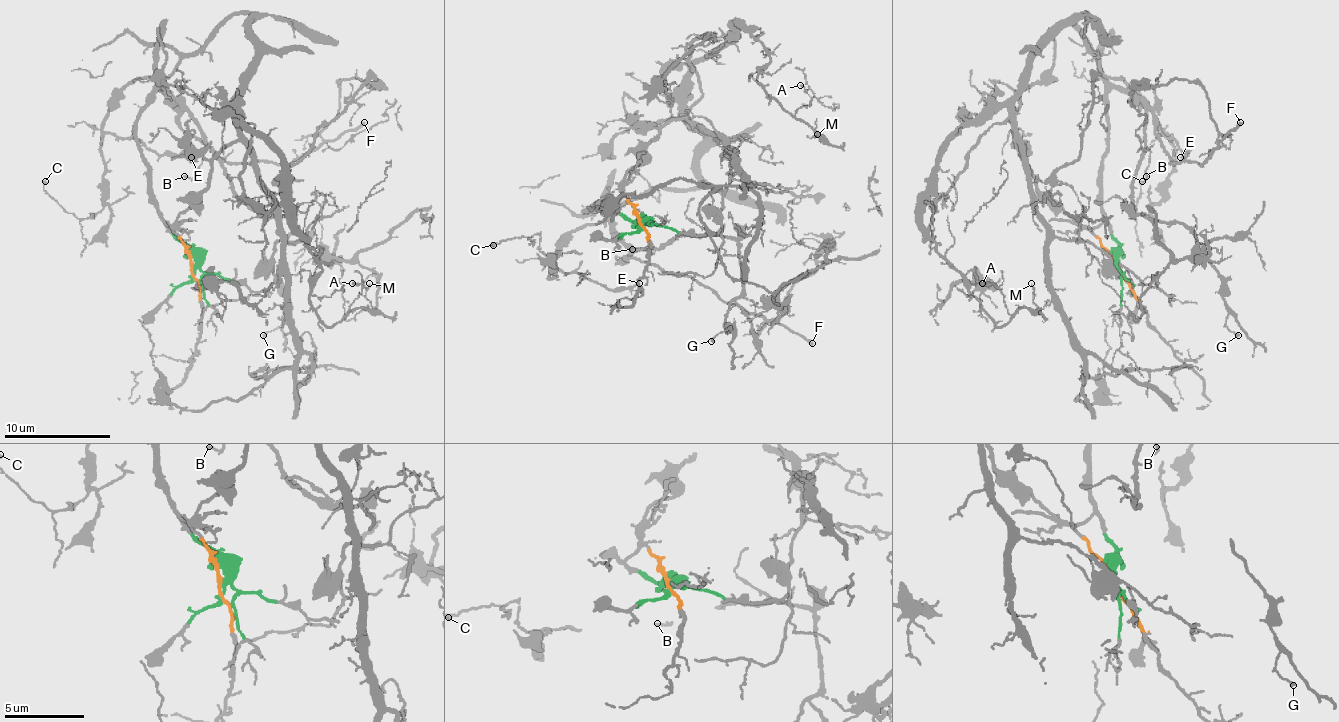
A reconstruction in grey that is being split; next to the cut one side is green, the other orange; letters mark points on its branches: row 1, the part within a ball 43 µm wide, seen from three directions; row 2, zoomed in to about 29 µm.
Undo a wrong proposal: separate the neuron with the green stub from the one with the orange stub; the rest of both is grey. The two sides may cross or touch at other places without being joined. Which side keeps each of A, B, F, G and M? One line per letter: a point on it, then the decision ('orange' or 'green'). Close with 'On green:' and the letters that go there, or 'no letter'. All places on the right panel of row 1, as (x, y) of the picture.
A: at (982, 283); orange
B: at (1146, 176); green
F: at (1240, 122); green
G: at (1238, 335); green
M: at (1031, 283); orange
On green: B, F, G

